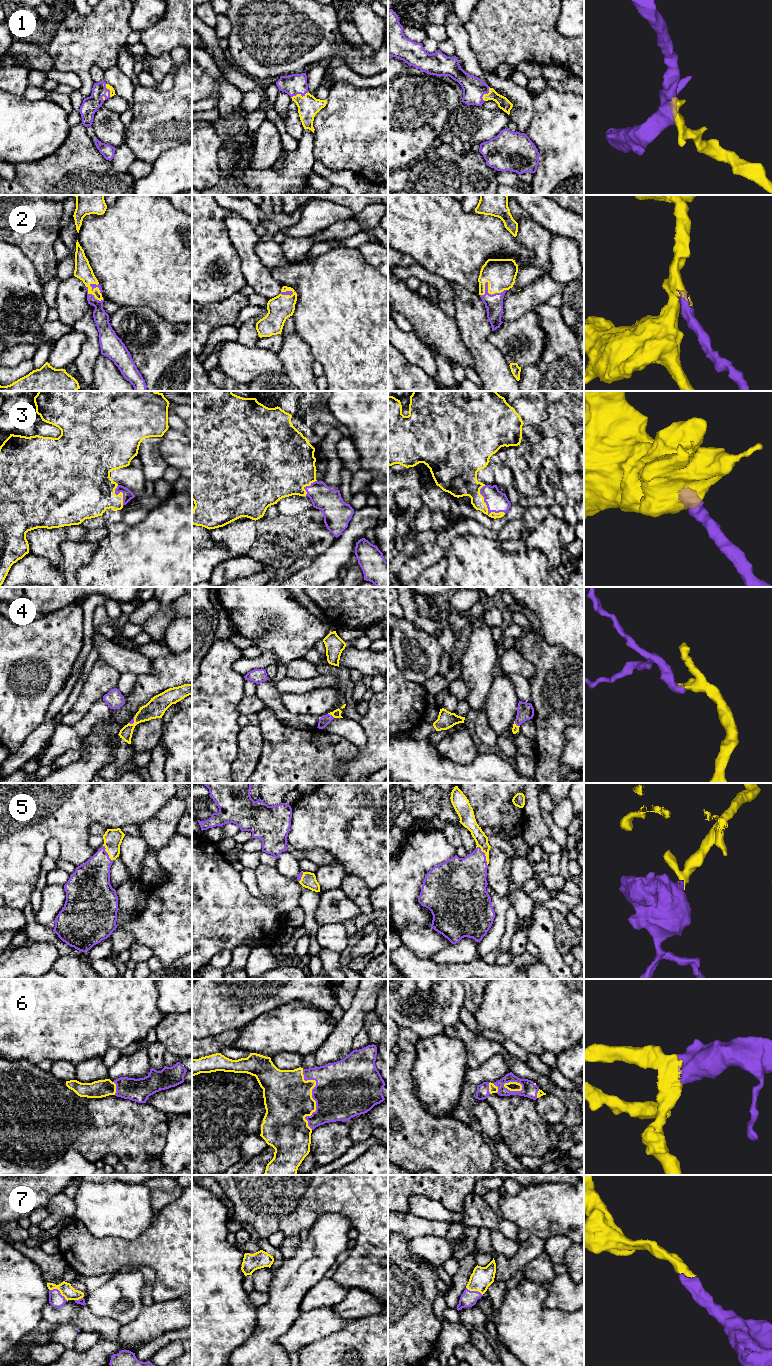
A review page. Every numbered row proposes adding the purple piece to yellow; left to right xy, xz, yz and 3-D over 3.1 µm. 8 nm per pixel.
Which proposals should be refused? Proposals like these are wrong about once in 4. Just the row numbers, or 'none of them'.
none of them

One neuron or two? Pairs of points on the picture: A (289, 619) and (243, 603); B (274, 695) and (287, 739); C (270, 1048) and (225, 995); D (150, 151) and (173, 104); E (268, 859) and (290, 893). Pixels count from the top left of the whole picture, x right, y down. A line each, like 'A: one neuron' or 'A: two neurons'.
A: one neuron
B: two neurons
C: two neurons
D: one neuron
E: two neurons

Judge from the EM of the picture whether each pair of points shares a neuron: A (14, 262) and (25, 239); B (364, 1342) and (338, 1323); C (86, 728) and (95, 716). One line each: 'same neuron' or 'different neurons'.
A: different neurons
B: different neurons
C: same neuron

